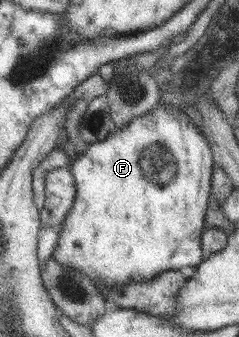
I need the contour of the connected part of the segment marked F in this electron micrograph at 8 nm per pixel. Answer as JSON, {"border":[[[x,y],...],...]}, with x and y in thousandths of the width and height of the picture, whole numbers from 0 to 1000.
{"border":[[[669,300],[636,332],[544,356],[494,386],[473,386],[444,412],[402,424],[364,427],[360,448],[289,490],[289,507],[305,528],[314,576],[293,620],[272,632],[259,680],[243,691],[234,727],[222,739],[218,769],[251,786],[293,798],[339,804],[406,852],[473,852],[473,846],[527,846],[531,840],[577,840],[619,834],[653,822],[669,807],[711,798],[749,801],[753,792],[820,789],[845,774],[841,700],[854,688],[854,632],[879,585],[874,549],[887,525],[887,451],[870,436],[862,409],[845,401],[841,383],[820,377],[766,332],[728,320],[686,320]]]}

